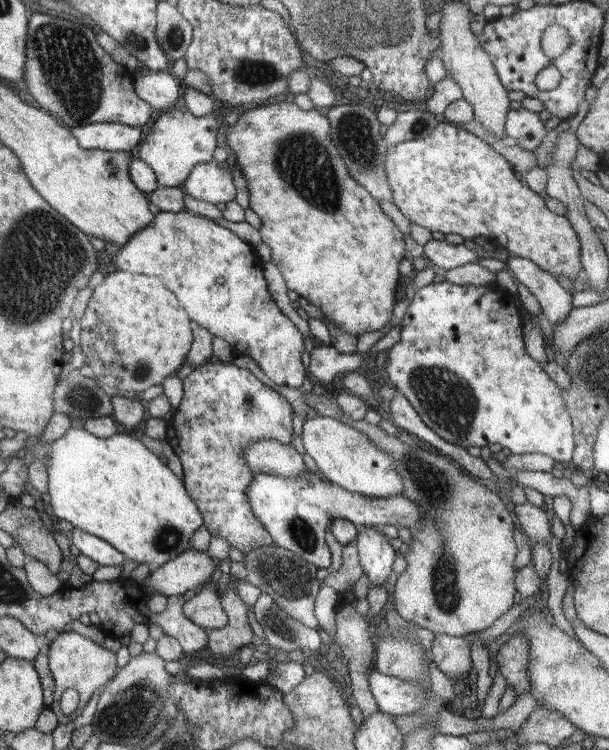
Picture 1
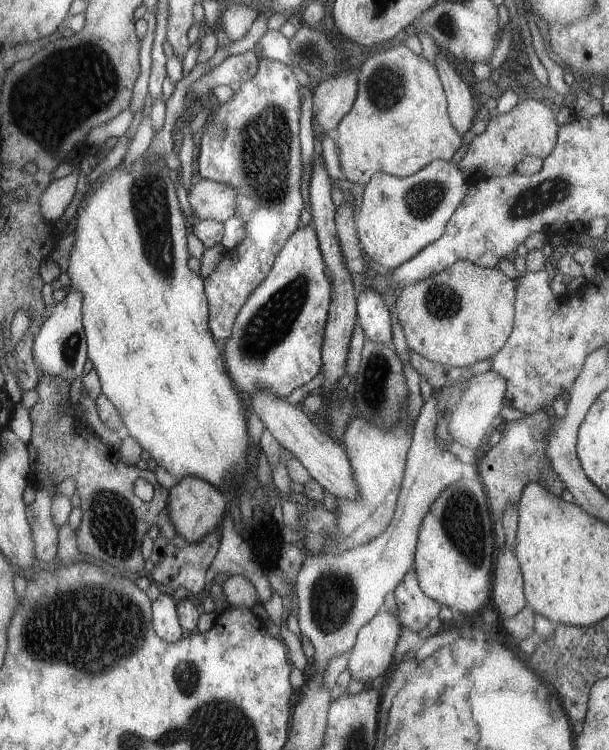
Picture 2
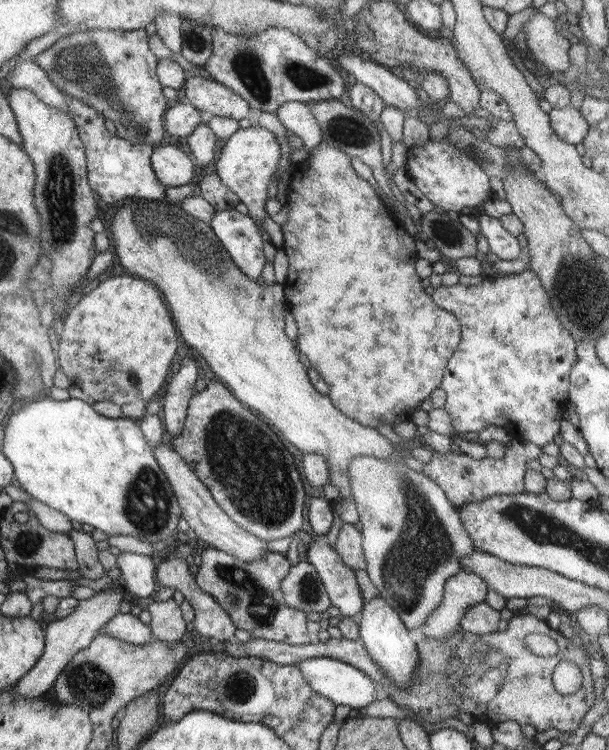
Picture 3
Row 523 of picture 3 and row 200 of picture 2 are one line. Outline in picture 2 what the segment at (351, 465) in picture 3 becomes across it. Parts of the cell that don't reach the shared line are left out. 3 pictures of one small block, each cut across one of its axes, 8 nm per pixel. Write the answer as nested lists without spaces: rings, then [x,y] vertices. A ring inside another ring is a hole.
[[[435,160],[413,175],[396,178],[376,173],[363,188],[357,210],[356,236],[367,262],[395,269],[442,236],[445,224],[468,188],[456,164]]]

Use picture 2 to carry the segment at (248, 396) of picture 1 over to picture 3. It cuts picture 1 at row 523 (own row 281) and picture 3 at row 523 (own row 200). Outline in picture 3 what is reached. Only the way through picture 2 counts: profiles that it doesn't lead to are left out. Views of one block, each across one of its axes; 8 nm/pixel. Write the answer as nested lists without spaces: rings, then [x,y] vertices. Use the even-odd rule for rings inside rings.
[[[209,381],[204,389],[191,395],[182,433],[172,436],[169,446],[191,467],[230,521],[259,541],[292,537],[301,528],[305,490],[289,452],[277,434],[255,418],[221,382]]]

